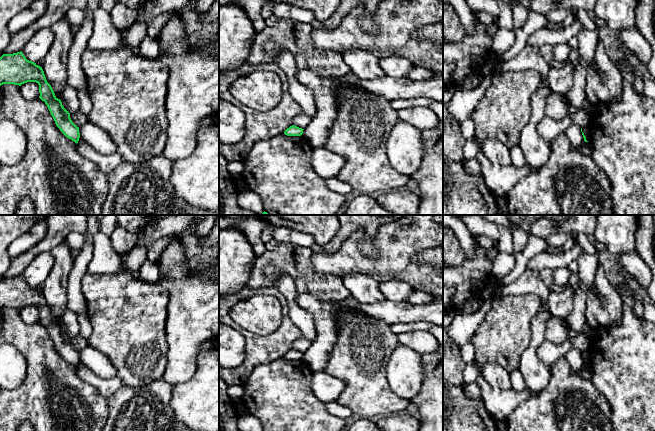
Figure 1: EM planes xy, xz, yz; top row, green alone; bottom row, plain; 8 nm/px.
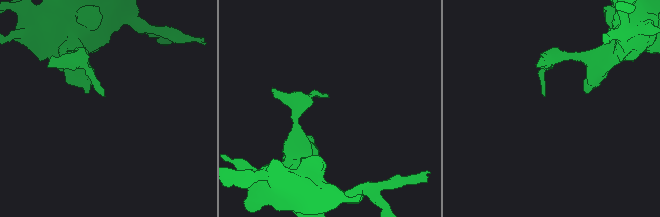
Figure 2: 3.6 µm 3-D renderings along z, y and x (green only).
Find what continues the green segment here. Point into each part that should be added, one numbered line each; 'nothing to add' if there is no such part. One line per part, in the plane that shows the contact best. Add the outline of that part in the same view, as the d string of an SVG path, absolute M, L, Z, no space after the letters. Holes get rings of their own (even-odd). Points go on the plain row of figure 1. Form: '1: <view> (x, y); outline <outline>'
nothing to add

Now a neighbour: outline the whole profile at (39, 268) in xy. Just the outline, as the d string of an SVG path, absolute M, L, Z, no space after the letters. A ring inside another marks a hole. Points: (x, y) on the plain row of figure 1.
M50 252L39 253L23 271L21 276L27 284L41 286L54 265L54 257Z

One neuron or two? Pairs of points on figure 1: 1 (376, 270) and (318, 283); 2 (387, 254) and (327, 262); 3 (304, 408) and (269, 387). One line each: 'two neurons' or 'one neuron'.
1: two neurons
2: one neuron
3: one neuron

